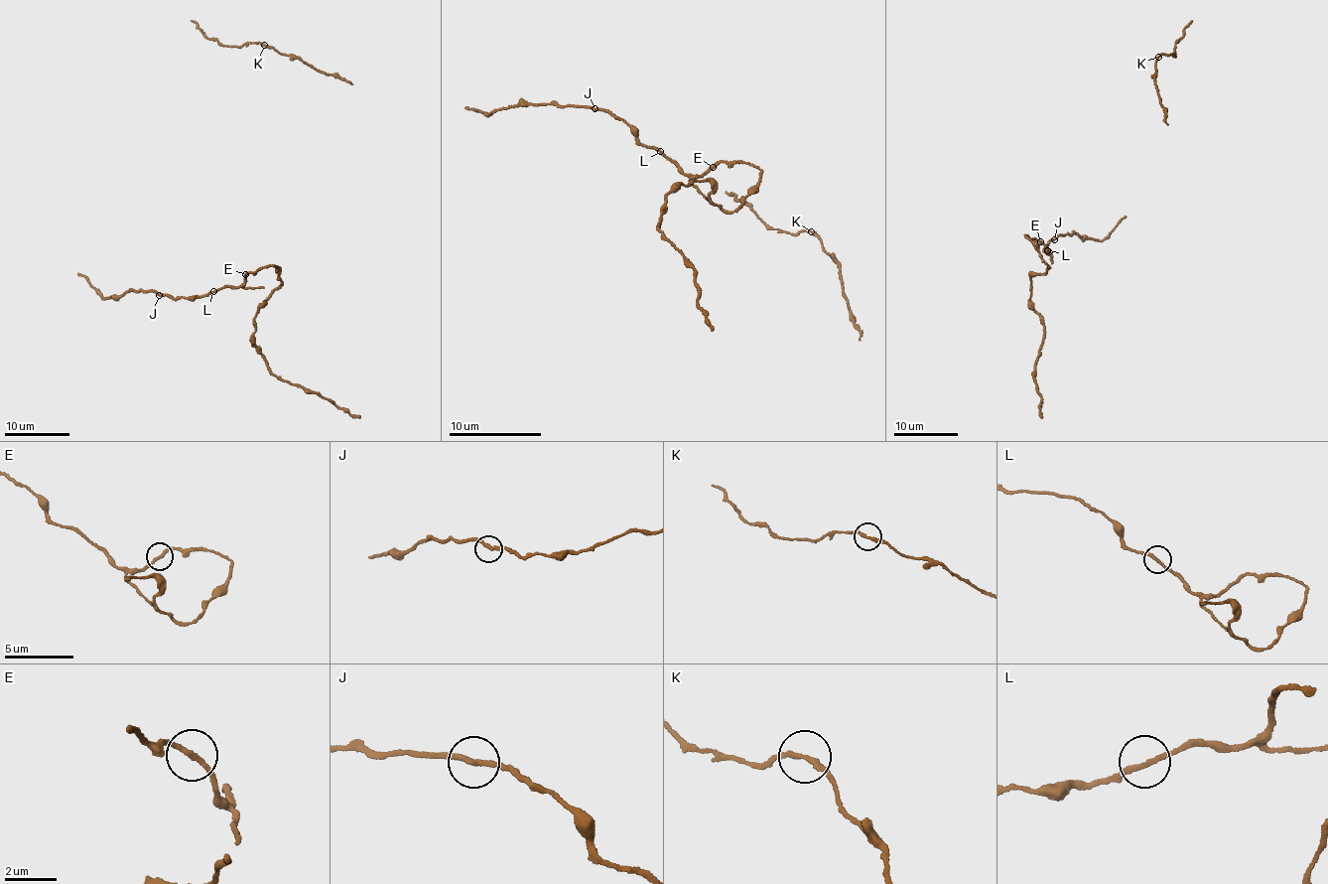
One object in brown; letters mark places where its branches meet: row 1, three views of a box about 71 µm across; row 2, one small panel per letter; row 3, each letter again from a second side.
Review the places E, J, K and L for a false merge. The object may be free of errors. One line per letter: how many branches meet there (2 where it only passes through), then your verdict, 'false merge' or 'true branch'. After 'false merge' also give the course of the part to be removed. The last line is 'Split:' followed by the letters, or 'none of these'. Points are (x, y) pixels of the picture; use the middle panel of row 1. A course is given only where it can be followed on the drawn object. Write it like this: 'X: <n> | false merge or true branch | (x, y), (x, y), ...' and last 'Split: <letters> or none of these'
E: 2 | true branch
J: 2 | true branch
K: 2 | true branch
L: 2 | true branch
Split: none of these

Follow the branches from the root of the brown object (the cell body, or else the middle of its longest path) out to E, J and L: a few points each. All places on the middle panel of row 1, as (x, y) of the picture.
E: (755, 190), (758, 168), (742, 163), (719, 162), (713, 167)
J: (755, 190), (758, 168), (721, 162), (690, 177), (645, 146), (628, 124), (595, 108)
L: (755, 190), (759, 172), (753, 166), (721, 162), (707, 173), (690, 177), (682, 174), (660, 151)

